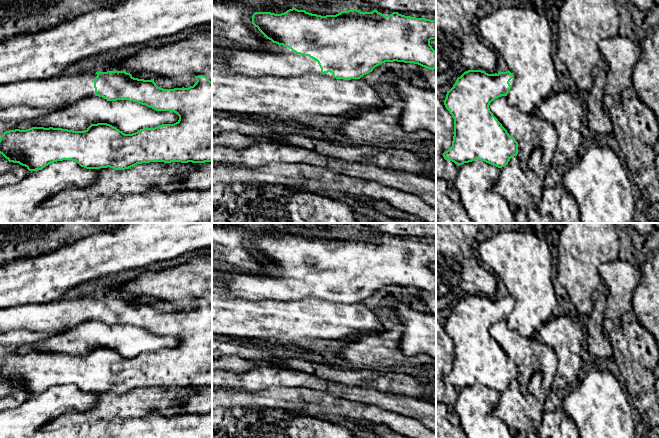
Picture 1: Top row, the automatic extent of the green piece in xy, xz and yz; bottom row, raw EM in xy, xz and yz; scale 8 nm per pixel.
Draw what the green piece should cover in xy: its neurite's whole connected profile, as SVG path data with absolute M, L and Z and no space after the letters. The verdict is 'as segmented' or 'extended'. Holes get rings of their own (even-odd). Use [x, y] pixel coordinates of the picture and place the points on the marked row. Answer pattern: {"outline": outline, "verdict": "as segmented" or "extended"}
{"outline": "M114 70L0 85L0 109L11 106L43 108L71 104L87 96L99 96L107 101L129 100L179 116L174 124L143 128L132 134L125 134L107 123L91 124L85 131L53 127L9 130L0 137L0 154L9 162L19 163L31 172L63 160L75 161L86 169L110 167L115 170L150 162L212 162L212 82L204 75L195 78L196 83L188 88L163 89L156 85L154 78L138 79L125 71Z", "verdict": "extended"}

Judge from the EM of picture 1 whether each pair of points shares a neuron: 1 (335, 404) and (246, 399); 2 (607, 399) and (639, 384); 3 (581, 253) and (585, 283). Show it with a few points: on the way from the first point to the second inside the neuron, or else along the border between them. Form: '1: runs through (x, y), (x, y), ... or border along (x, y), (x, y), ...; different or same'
1: runs through (313, 403), (296, 399), (268, 399); same
2: border along (625, 391), (628, 393); different
3: runs through (581, 260), (581, 276); same

